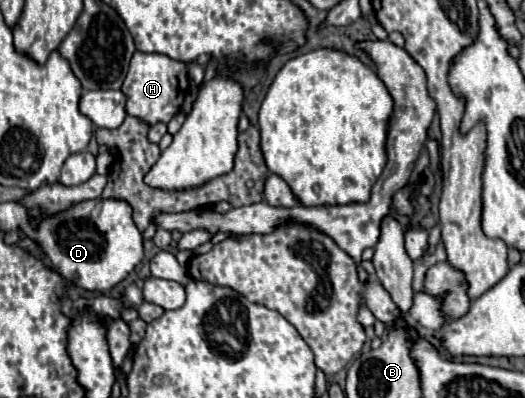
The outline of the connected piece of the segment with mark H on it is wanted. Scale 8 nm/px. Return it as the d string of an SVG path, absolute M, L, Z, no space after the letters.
M136 51L130 61L130 69L124 79L122 91L128 97L128 103L126 103L128 115L144 119L148 125L154 125L160 121L168 123L174 115L181 112L186 91L188 91L186 65L182 61L174 61L166 55Z

